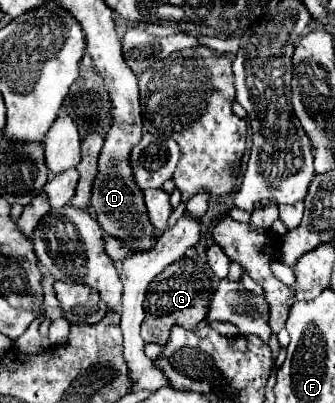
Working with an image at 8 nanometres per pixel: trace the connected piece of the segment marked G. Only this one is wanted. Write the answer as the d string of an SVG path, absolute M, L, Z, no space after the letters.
M183 257L171 263L163 273L159 273L151 281L145 297L145 321L141 325L141 337L145 339L145 343L165 345L169 341L169 333L173 325L181 325L189 331L195 329L205 319L207 303L211 299L209 287L211 287L211 279L207 269L197 265L197 261L191 257Z

